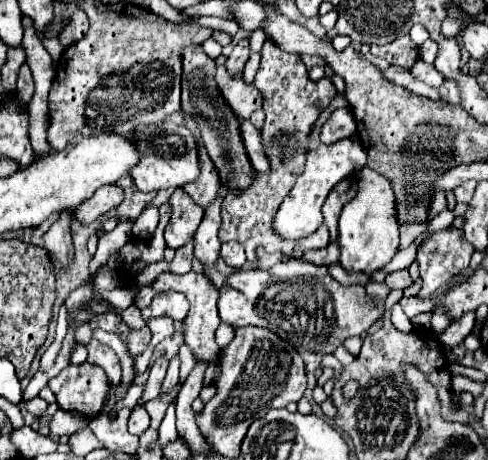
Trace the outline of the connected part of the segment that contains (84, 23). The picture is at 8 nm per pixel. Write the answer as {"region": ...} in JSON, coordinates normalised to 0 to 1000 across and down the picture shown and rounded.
{"region":[[[162,20],[158,28],[150,28],[145,50],[121,72],[121,89],[125,89],[125,98],[129,98],[129,102],[150,98],[154,89],[162,89],[162,85],[178,72],[178,63],[182,63],[182,41],[178,41],[178,33],[166,28],[166,20]]]}

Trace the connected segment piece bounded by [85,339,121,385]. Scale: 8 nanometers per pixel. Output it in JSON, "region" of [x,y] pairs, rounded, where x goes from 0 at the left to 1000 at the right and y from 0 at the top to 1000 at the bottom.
{"region":[[[186,737],[174,754],[182,763],[182,780],[178,785],[191,789],[191,793],[211,798],[219,820],[223,820],[223,833],[244,837],[244,828],[248,828],[248,793],[244,793],[244,780],[232,767],[232,759],[223,759],[219,750],[203,746],[199,737]]]}

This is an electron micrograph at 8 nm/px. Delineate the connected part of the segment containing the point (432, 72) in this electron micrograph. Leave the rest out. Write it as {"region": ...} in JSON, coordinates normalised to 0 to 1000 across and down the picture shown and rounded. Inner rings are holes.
{"region":[[[855,128],[850,141],[838,154],[846,159],[846,167],[855,167],[859,176],[867,176],[867,180],[875,180],[883,189],[900,189],[908,180],[908,167],[904,167],[904,159],[895,159],[891,141],[879,141],[879,137],[863,133],[863,128]]]}

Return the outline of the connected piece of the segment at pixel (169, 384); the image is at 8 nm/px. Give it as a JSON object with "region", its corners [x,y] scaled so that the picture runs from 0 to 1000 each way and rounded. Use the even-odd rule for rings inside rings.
{"region":[[[359,772],[359,776],[346,785],[346,802],[342,802],[342,820],[338,820],[334,841],[330,841],[330,859],[342,859],[363,833],[367,833],[367,776]]]}

